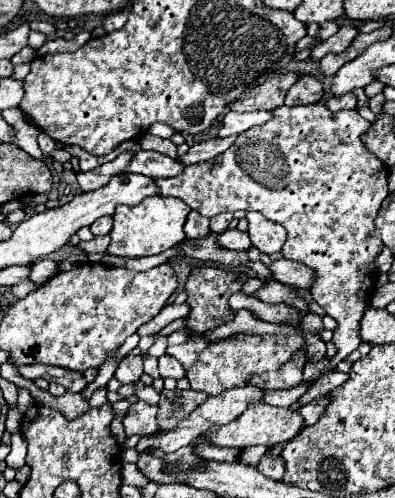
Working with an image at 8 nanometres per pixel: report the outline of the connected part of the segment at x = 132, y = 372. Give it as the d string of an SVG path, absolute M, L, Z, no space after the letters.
M127 355L127 357L119 363L119 367L117 367L117 371L115 371L113 377L115 377L119 383L133 383L133 381L139 381L141 373L143 373L143 357Z

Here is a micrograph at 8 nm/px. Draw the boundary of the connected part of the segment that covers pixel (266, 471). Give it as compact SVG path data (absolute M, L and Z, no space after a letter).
M271 449L261 457L257 469L259 469L265 477L275 479L275 481L281 481L281 479L283 479L283 473L285 473L285 461L281 459L281 455L275 457L275 455L269 455L269 453L271 453Z

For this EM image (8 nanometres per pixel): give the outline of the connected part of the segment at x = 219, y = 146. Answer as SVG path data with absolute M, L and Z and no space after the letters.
M225 137L225 141L217 141L217 139L201 141L201 143L189 147L189 151L183 157L177 157L177 161L181 161L183 165L195 165L195 163L215 159L217 155L225 153L229 149L229 145L233 145L233 141L235 141L235 137Z

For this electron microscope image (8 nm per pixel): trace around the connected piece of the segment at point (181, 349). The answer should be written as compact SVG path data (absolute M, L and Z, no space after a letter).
M183 343L183 345L169 345L169 347L165 349L165 353L171 355L171 357L175 357L175 359L183 365L183 369L189 369L189 367L197 361L197 353L191 351L185 343Z

